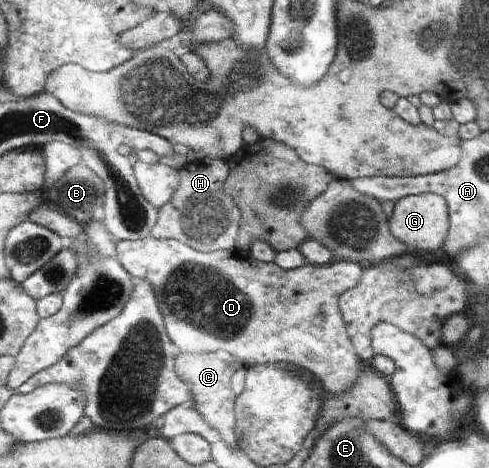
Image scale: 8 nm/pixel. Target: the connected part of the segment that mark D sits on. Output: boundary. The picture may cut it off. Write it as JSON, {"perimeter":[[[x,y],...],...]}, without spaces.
{"perimeter":[[[150,235],[141,240],[118,241],[116,258],[133,279],[148,281],[160,306],[168,337],[179,351],[206,353],[222,349],[246,365],[292,363],[316,373],[330,395],[346,395],[356,385],[362,362],[346,333],[338,300],[346,290],[358,285],[362,265],[334,259],[328,265],[306,263],[292,271],[282,271],[274,263],[260,263],[248,251],[235,248],[199,252],[176,239],[156,239]]]}

